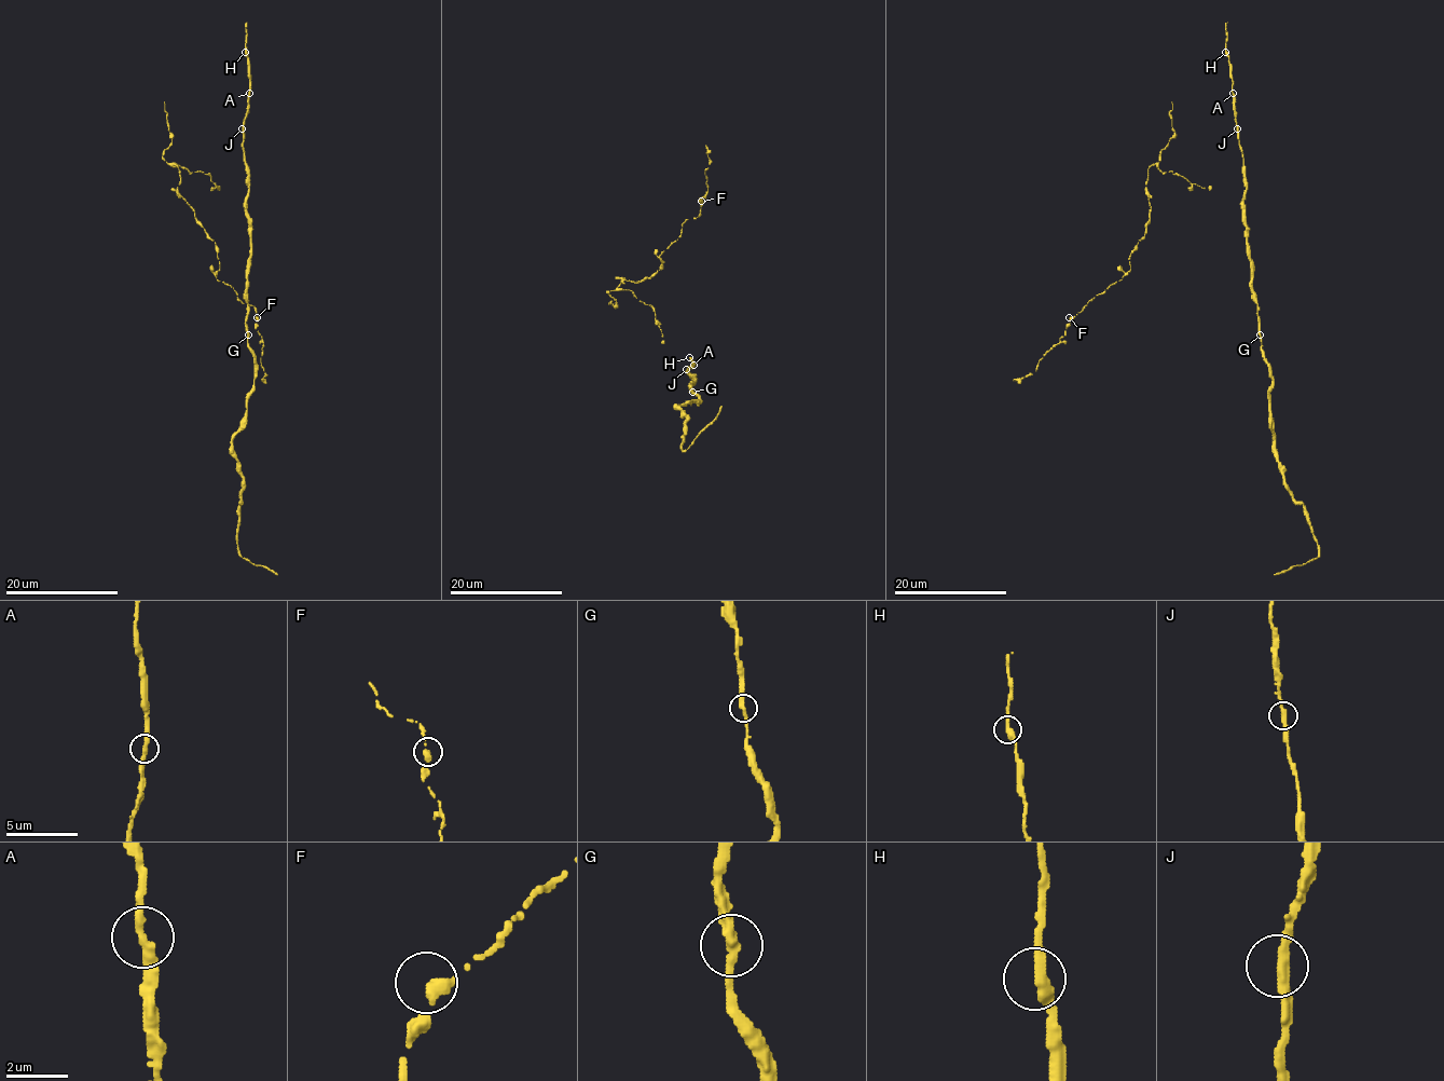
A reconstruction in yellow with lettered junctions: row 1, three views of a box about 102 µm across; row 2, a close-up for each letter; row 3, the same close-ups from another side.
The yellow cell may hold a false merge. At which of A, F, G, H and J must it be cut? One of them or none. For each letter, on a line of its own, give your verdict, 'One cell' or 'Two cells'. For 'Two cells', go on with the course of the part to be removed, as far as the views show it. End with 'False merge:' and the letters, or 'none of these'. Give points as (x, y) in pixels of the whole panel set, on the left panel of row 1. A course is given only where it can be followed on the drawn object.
A: One cell
F: One cell
G: One cell
H: One cell
J: One cell
False merge: none of these

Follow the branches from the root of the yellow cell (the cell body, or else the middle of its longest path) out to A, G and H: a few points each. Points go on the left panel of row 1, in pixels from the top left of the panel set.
A: (245, 203), (249, 190), (249, 166), (243, 149), (243, 123), (249, 93)
G: (245, 203), (250, 227), (247, 333)
H: (245, 203), (249, 190), (249, 166), (243, 149), (243, 123), (249, 94), (249, 62), (245, 52)

